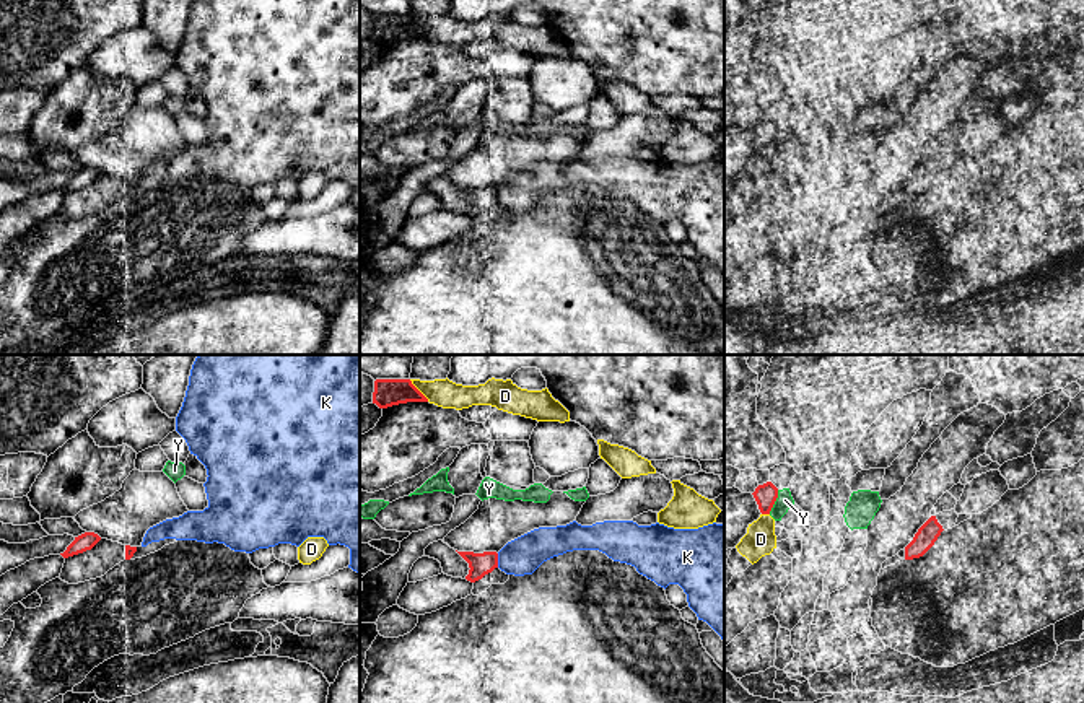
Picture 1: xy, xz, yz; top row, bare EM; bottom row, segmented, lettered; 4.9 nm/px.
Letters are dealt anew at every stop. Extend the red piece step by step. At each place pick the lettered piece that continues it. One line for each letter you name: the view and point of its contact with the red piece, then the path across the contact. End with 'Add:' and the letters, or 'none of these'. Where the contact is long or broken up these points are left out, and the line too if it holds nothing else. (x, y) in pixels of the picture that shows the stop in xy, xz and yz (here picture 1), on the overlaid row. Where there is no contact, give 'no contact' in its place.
Add: none of these

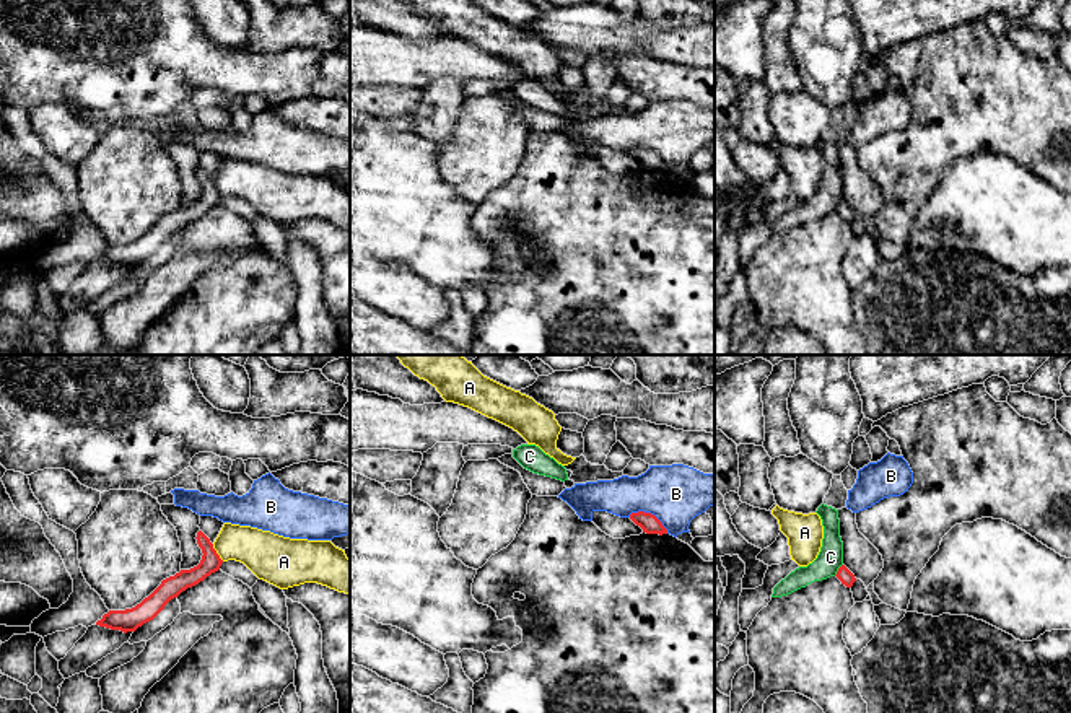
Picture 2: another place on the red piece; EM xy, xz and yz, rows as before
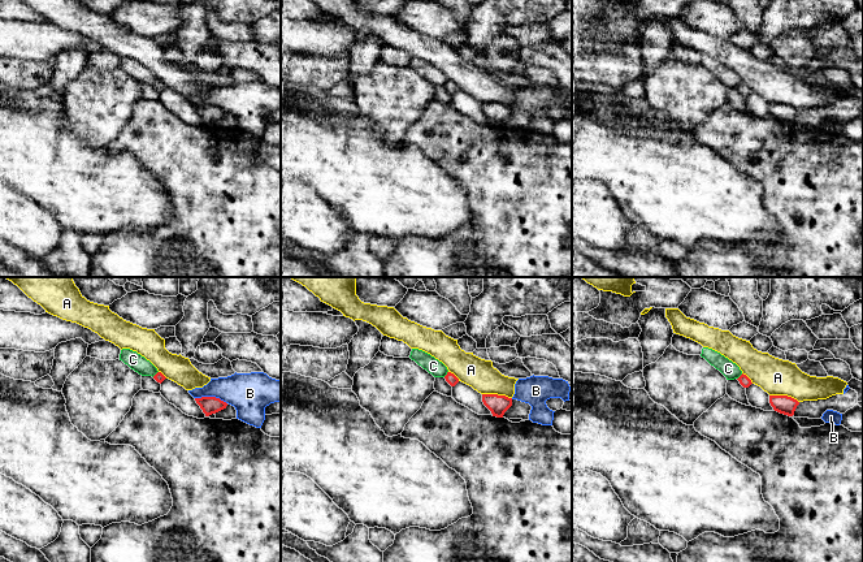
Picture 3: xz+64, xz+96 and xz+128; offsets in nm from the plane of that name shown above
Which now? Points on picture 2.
C: contact yz (839, 570); way yz (847, 578), (839, 570), (830, 562), (830, 557)
Add: C

